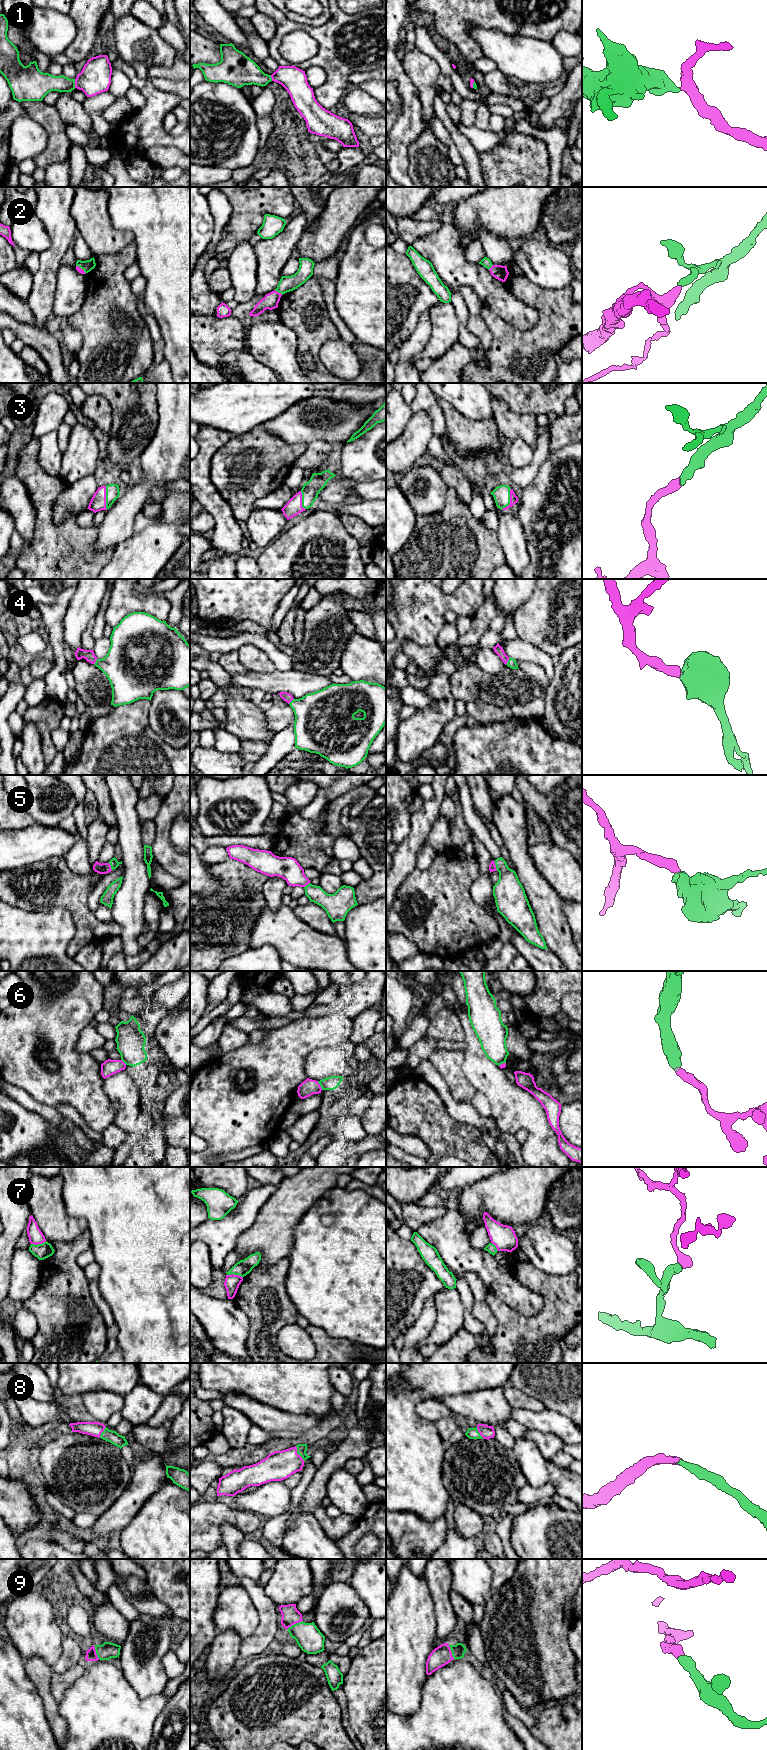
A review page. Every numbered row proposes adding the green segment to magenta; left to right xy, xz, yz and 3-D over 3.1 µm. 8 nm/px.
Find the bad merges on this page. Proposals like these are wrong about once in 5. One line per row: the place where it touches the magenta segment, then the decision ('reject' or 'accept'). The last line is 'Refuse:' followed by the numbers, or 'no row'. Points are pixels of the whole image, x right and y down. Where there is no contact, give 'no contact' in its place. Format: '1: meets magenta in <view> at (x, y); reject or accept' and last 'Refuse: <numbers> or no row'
1: meets magenta in xy at (75, 83); accept
2: meets magenta in xz at (278, 292); reject
3: meets magenta in yz at (510, 500); accept
4: meets magenta in yz at (507, 661); accept
5: meets magenta in yz at (495, 866); accept
6: meets magenta in xz at (319, 1085); reject
7: meets magenta in xz at (235, 1275); reject
8: meets magenta in xz at (296, 1453); accept
9: meets magenta in xz at (294, 1623); accept
Refuse: 2, 6, 7

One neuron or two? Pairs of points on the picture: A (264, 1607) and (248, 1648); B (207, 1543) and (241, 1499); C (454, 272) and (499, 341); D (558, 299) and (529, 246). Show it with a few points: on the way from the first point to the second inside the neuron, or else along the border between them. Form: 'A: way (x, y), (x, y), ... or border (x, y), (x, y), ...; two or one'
A: way (264, 1617), (264, 1632), (258, 1638); one
B: border (235, 1507), (255, 1513), (258, 1516); two
C: border (483, 304), (487, 305), (504, 320); two
D: border (530, 280), (546, 288), (564, 288), (570, 285); two

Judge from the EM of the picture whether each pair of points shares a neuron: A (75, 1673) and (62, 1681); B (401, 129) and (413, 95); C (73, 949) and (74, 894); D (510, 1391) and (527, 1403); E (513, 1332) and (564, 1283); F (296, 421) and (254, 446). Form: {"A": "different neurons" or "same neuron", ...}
{"A": "same neuron", "B": "same neuron", "C": "same neuron", "D": "same neuron", "E": "same neuron", "F": "different neurons"}

